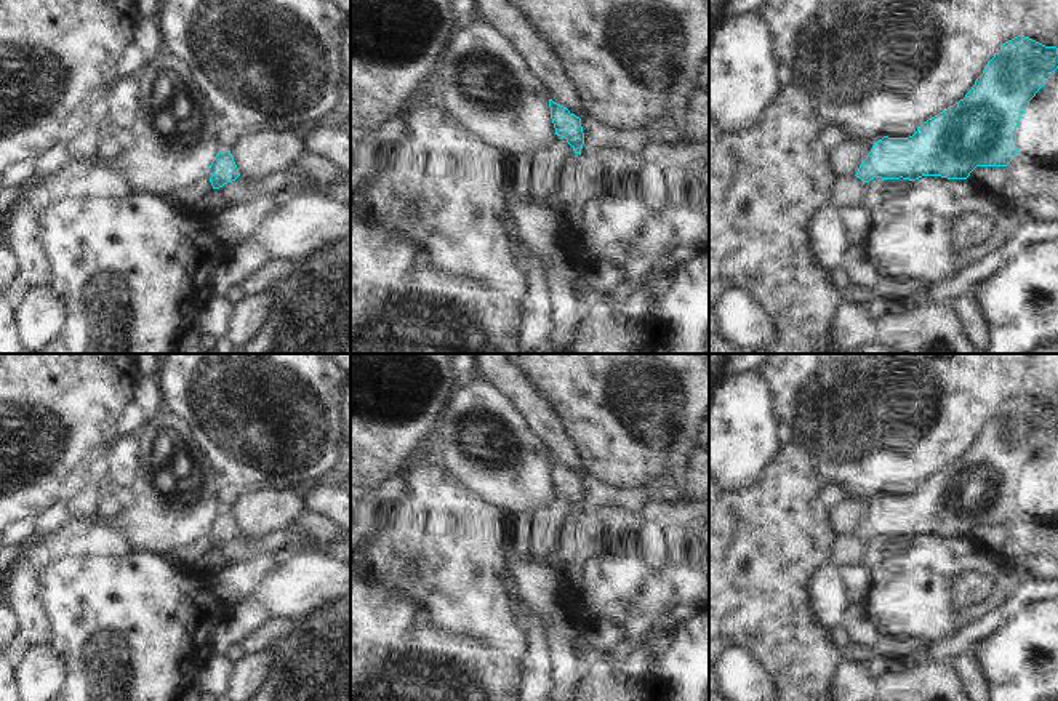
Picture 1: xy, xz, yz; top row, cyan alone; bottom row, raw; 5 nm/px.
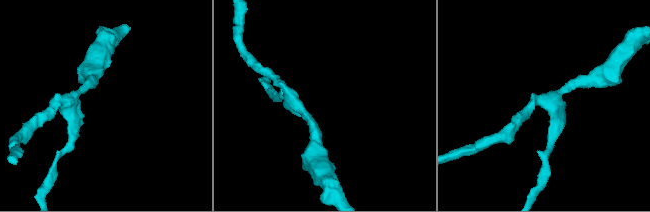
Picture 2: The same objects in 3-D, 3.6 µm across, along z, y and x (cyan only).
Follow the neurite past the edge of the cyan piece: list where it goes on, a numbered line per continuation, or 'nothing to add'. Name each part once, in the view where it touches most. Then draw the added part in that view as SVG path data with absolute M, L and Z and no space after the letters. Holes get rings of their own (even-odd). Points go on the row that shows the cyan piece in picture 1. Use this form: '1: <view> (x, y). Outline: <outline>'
nothing to add

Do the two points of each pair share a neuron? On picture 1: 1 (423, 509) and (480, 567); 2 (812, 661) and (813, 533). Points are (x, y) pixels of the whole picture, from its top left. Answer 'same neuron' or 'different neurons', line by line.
1: same neuron
2: same neuron

